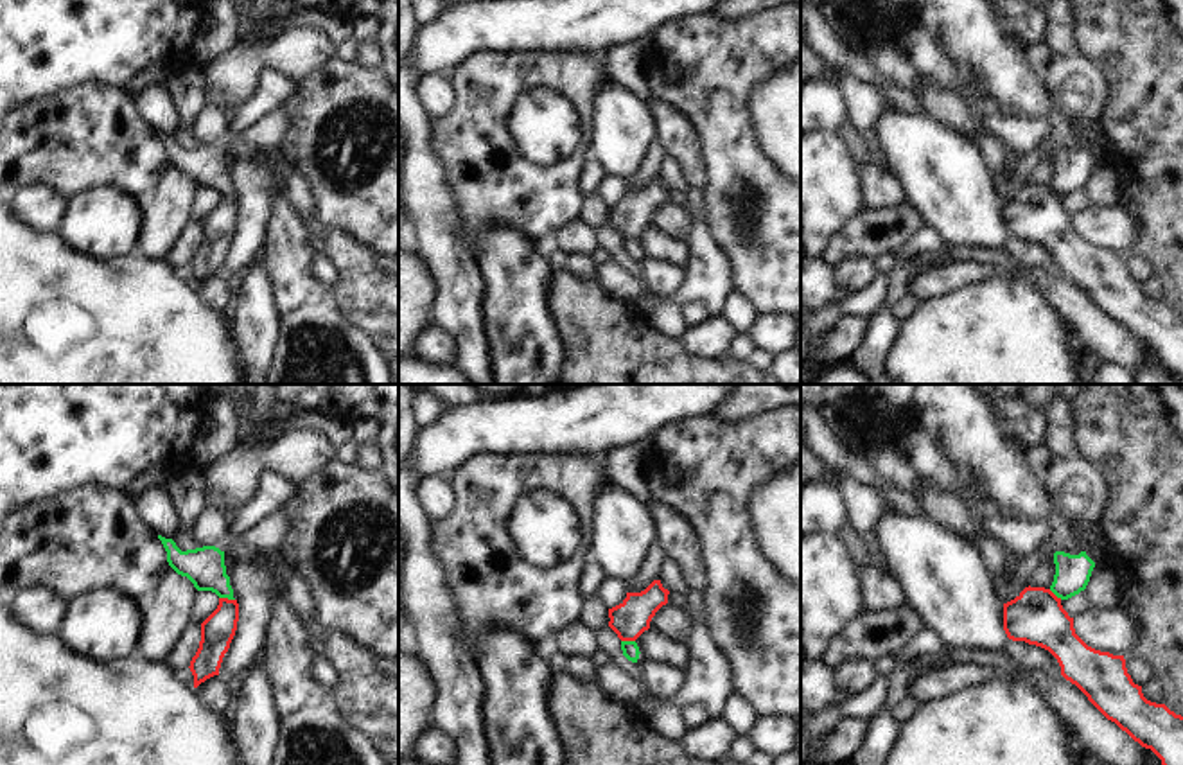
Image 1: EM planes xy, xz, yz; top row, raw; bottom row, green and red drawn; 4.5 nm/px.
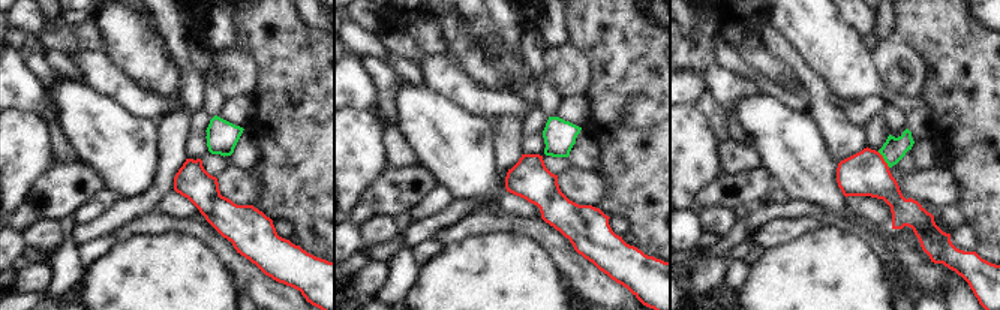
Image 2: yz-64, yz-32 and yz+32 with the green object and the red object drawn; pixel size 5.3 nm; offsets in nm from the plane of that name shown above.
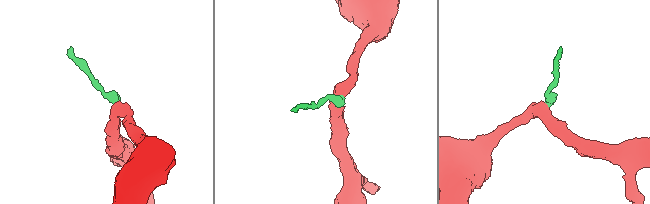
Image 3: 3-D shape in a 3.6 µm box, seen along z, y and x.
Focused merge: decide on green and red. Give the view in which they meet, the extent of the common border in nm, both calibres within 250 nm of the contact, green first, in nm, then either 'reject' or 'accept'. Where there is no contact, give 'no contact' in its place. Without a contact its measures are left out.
contact in xy; length 70 nm; calibres 180 and 150 nm; reject

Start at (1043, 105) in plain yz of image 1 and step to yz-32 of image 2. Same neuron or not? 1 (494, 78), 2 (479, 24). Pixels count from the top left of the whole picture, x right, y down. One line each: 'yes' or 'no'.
1: no
2: yes

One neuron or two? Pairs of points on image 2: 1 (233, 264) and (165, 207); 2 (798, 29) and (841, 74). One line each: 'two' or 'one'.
1: two
2: one

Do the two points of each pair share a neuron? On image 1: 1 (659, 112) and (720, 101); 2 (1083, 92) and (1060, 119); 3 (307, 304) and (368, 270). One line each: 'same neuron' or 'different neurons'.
1: different neurons
2: different neurons
3: different neurons

